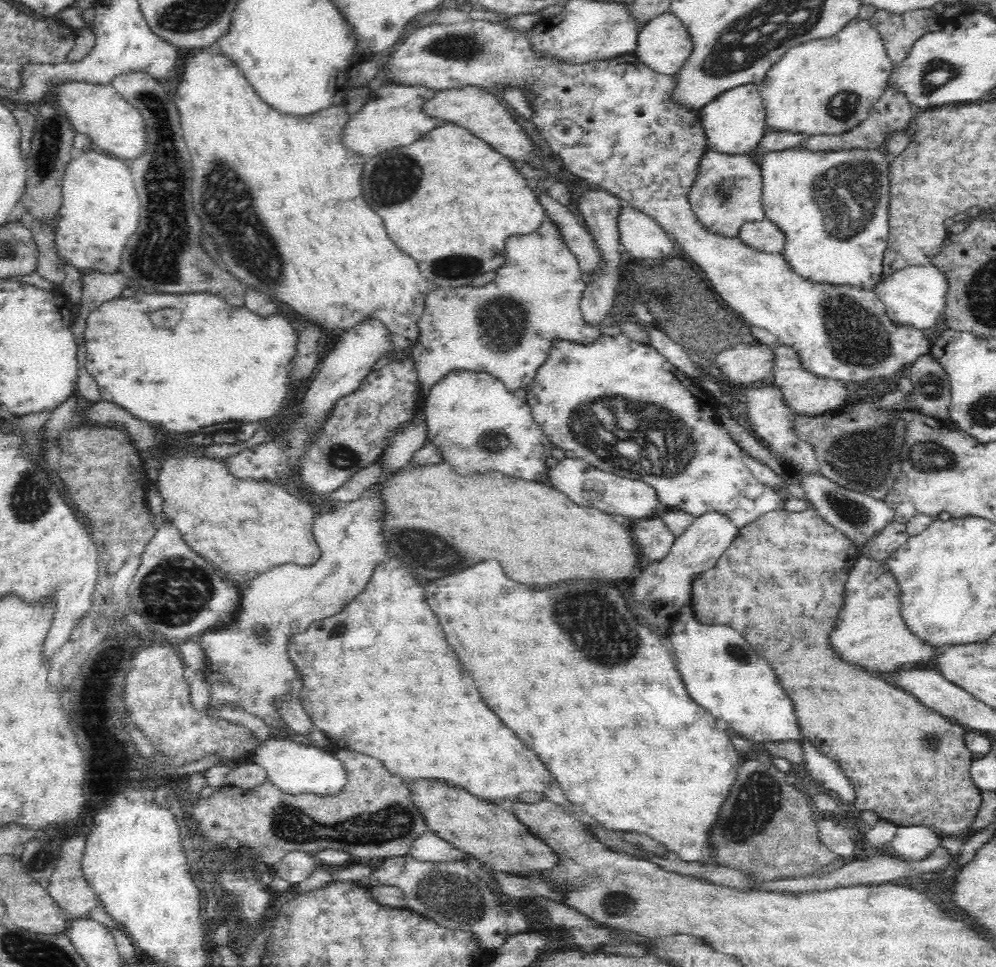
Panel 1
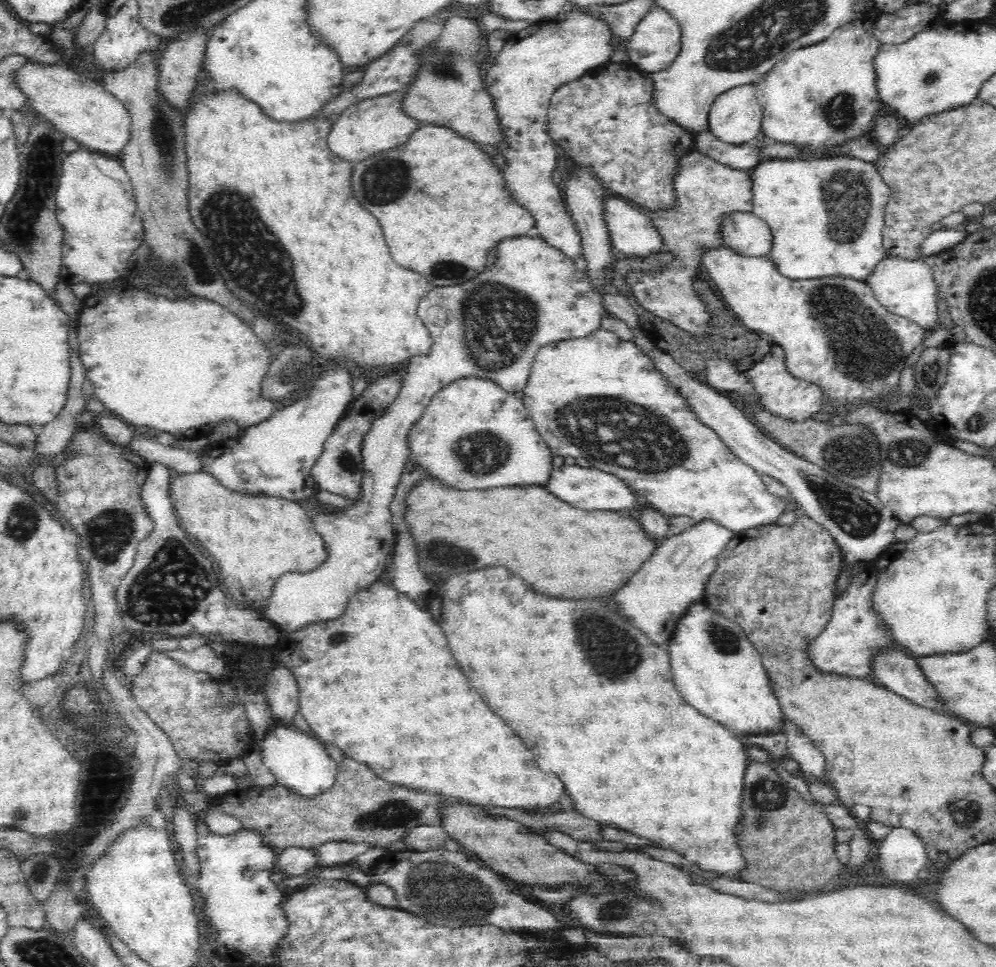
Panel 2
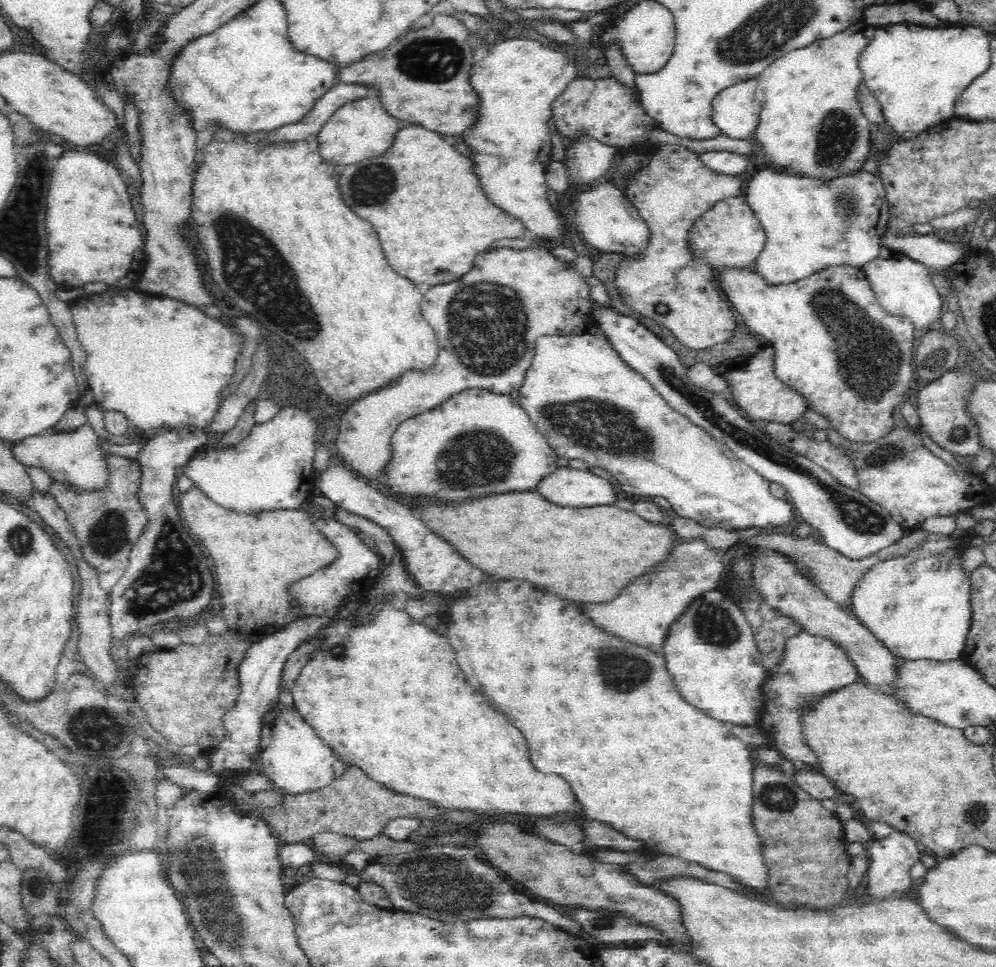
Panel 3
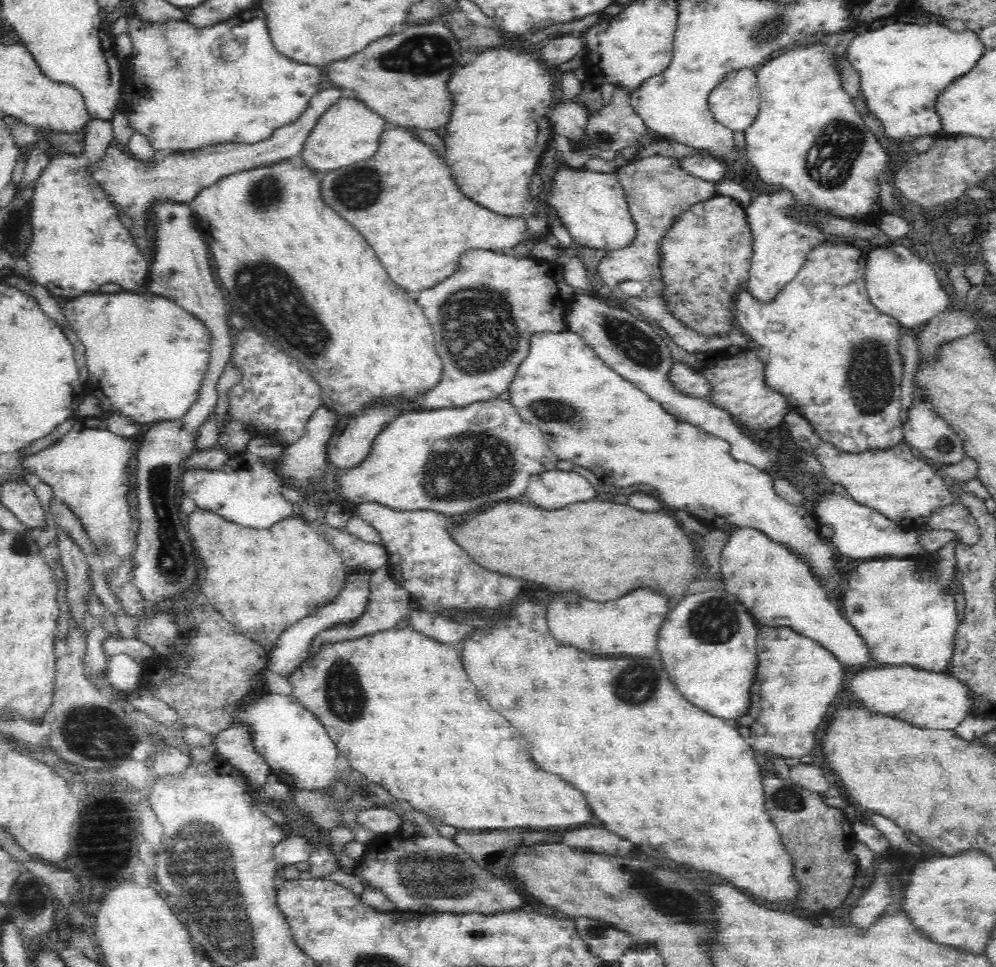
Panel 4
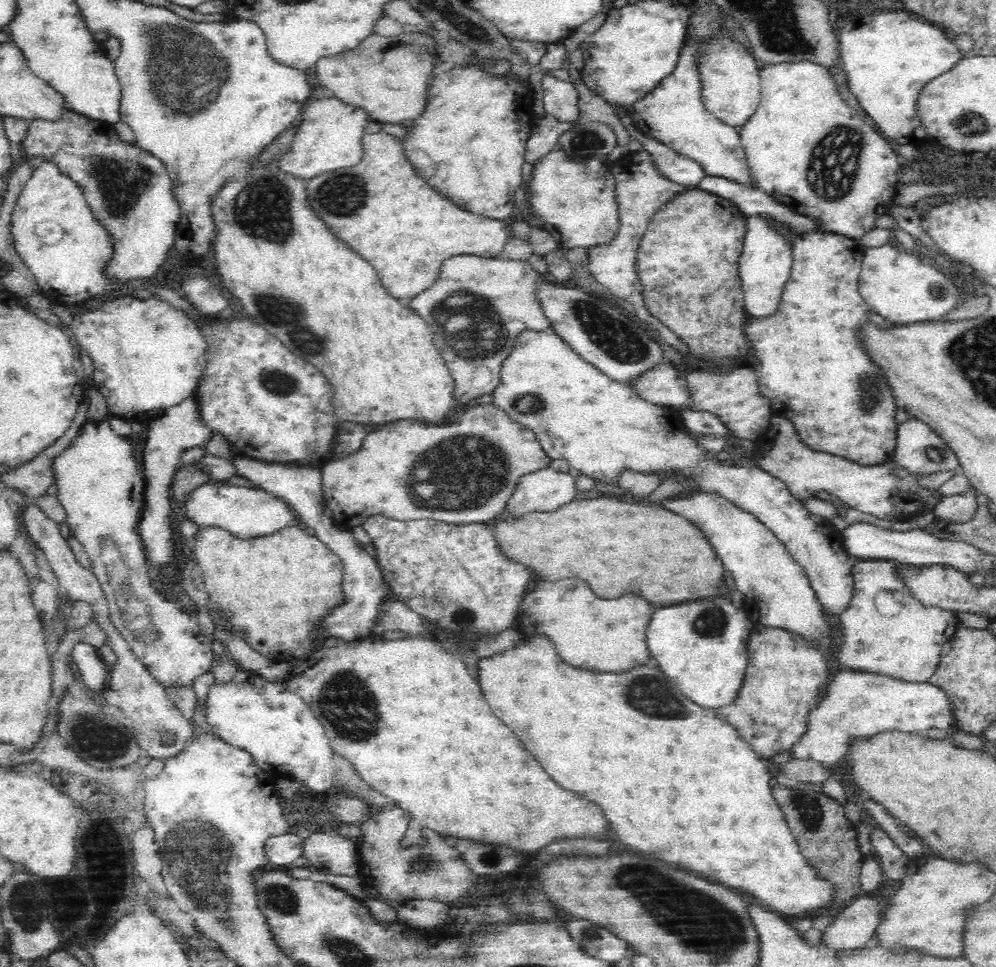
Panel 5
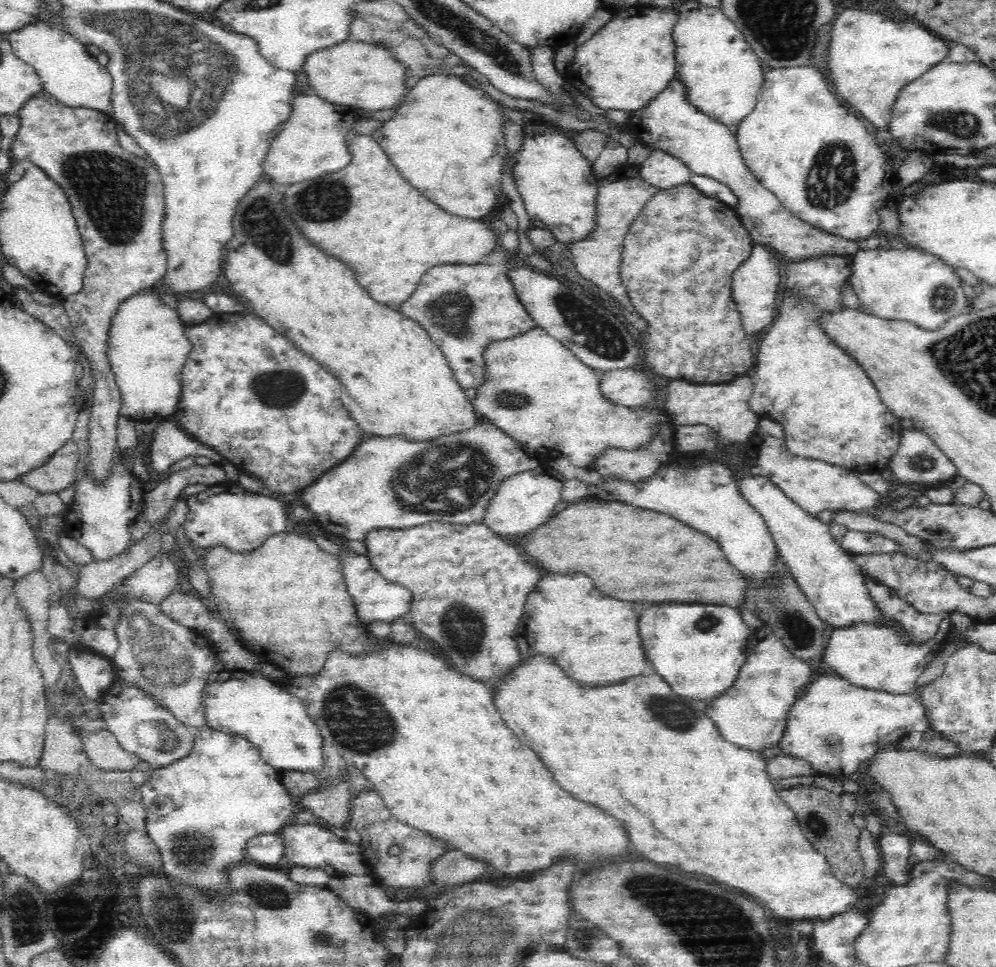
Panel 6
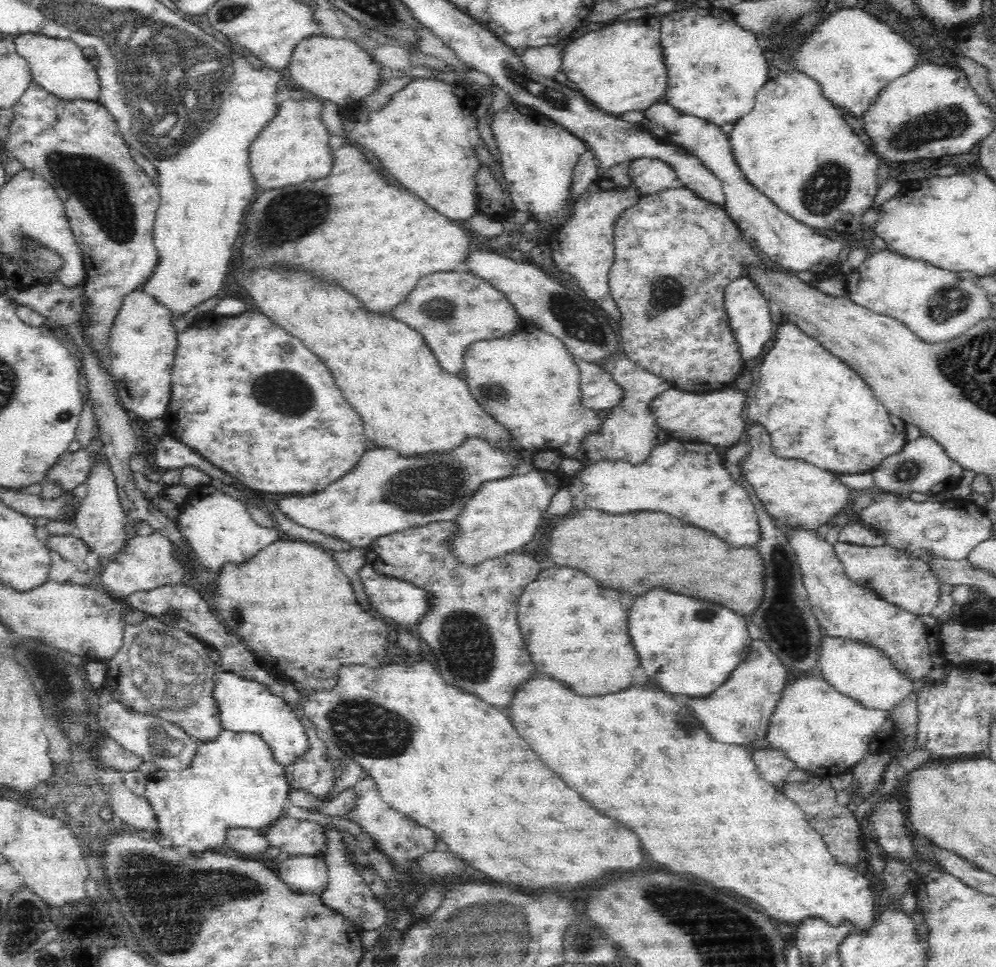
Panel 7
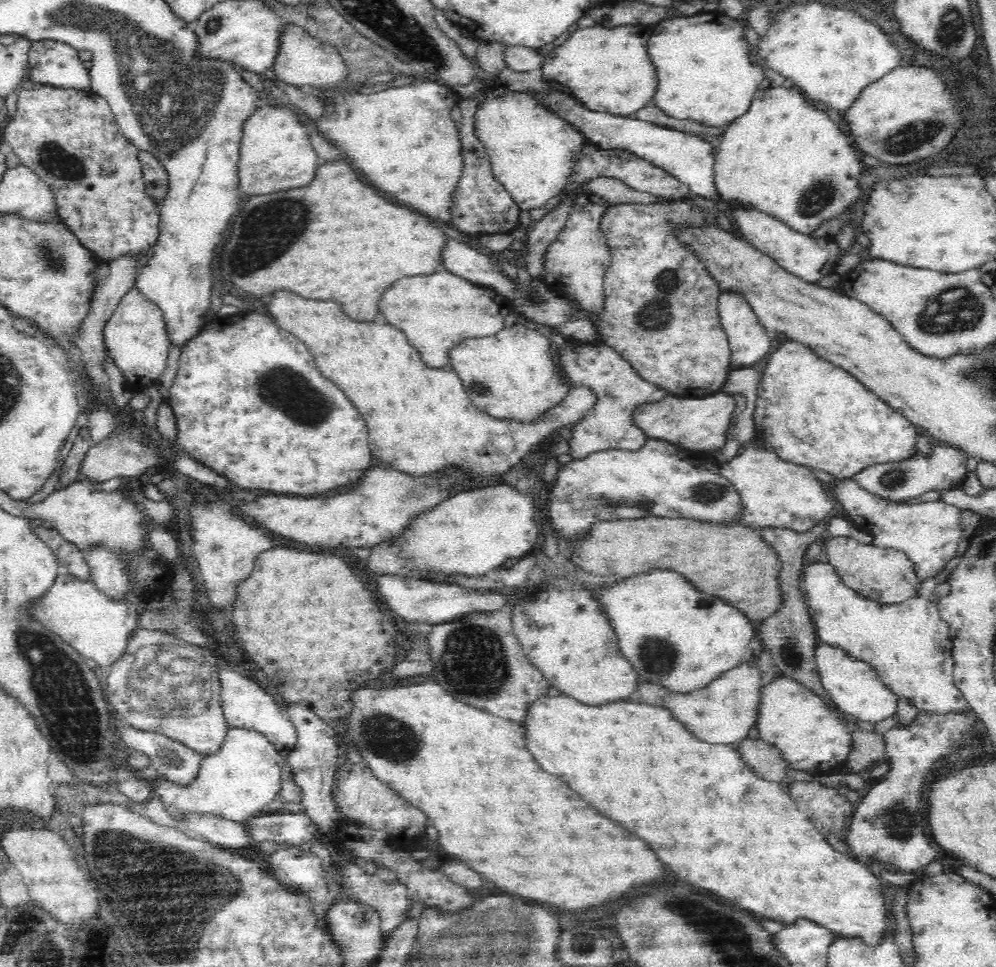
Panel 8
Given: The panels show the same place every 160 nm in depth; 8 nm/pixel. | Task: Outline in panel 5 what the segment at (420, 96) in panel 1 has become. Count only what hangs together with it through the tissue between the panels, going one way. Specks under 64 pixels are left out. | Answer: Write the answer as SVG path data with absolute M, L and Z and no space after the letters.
M336 97L311 98L299 119L299 127L290 150L279 158L280 170L292 176L310 180L339 168L348 168L362 162L363 136L366 125L372 122L369 112L348 105Z

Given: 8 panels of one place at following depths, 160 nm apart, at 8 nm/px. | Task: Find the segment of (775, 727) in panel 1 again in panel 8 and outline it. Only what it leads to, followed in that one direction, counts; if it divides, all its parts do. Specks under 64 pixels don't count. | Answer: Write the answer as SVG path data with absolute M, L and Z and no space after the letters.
M648 572L644 576L618 580L614 588L602 592L598 600L604 604L604 612L610 616L612 628L620 640L624 656L634 664L636 672L648 682L661 684L671 693L694 692L708 686L726 671L736 668L750 650L750 638L754 628L750 619L726 600L698 592L692 584L682 580L674 572Z

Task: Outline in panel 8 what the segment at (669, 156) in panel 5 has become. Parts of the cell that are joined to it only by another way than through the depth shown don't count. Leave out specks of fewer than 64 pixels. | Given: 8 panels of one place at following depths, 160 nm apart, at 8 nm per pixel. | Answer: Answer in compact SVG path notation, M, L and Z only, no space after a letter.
M596 149L592 154L580 155L578 162L573 170L573 175L568 180L562 193L552 200L548 200L544 208L533 208L529 210L530 221L534 223L539 221L546 213L554 208L558 200L563 197L565 193L572 193L575 188L582 184L586 184L592 178L598 176L611 176L612 178L618 178L622 180L626 186L630 186L632 190L639 190L640 192L648 192L655 194L656 196L662 197L663 199L678 198L678 196L687 197L690 196L689 186L674 178L669 172L658 168L655 164L636 156L633 152L628 151L611 151L610 149Z

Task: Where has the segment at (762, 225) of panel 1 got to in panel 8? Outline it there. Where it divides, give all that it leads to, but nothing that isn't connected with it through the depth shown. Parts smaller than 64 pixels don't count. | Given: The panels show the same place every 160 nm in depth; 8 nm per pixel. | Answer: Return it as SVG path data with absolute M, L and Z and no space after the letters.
M678 196L650 204L617 204L610 207L601 220L601 231L611 250L611 263L604 277L606 309L597 322L602 342L630 362L643 380L680 397L705 397L718 392L730 372L729 341L718 318L722 288L706 272L706 266L694 250L690 250L689 244L681 242L677 236L680 229L694 227L720 226L717 218L695 204L691 196Z

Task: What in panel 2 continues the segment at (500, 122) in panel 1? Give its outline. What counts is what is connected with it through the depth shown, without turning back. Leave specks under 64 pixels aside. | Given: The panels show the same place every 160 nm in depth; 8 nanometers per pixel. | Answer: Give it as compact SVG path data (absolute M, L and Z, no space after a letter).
M458 14L442 22L443 27L435 47L425 52L423 65L417 72L415 81L404 90L404 112L421 124L446 126L468 140L500 146L500 142L505 143L506 135L494 100L485 89L478 68L482 28L470 16Z

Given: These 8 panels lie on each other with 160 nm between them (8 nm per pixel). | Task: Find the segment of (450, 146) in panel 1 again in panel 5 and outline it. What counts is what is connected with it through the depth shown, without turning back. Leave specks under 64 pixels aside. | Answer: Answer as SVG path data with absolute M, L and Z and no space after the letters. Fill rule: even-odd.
M546 115L541 119L537 118L536 124L532 128L532 134L527 140L526 162L533 166L540 162L547 154L557 148L560 136L566 130L570 130L573 125L564 124L552 115ZM383 130L366 133L363 147L362 162L310 179L307 182L308 200L314 212L318 212L318 216L330 224L338 238L350 244L364 260L370 260L384 288L390 296L401 300L402 305L409 306L415 296L434 284L446 259L462 254L498 257L513 237L504 219L490 218L460 208L426 184L426 180L416 174L404 152L404 144L395 135Z

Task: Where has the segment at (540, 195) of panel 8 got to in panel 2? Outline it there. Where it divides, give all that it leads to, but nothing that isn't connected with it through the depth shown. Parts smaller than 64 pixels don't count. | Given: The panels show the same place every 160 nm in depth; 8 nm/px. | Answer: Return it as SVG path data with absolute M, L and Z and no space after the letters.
M609 195L605 200L605 219L611 243L627 257L660 252L663 240L647 212L632 203Z

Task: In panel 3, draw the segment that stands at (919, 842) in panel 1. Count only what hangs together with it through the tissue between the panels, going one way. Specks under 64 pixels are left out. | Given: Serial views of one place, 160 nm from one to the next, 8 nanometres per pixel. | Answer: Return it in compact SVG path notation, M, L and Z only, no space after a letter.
M894 829L890 836L883 839L877 839L873 842L869 854L869 867L866 874L867 892L871 900L884 900L896 896L894 892L904 892L912 886L912 877L910 868L917 862L920 862L921 852L918 850L917 840L914 840L906 832Z

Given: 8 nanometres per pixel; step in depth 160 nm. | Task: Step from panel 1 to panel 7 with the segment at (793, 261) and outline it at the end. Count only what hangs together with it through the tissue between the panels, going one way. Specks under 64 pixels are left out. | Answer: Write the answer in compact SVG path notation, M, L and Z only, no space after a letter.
M744 273L728 284L724 300L726 300L726 312L730 316L730 326L734 330L736 341L740 344L742 358L744 360L756 358L764 350L766 342L773 337L772 328L774 328L769 303L762 294L762 289L758 288L756 281L748 273Z

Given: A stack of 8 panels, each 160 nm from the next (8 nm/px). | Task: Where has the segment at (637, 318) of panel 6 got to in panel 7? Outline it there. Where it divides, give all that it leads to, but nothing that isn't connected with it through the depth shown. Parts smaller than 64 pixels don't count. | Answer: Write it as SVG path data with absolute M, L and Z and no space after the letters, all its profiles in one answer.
M605 177L594 180L586 188L586 192L575 200L570 222L557 229L548 240L553 250L552 258L558 268L578 279L582 289L577 288L577 290L596 307L610 315L612 320L620 323L624 317L609 288L609 272L615 261L615 224L620 215L633 207L642 196L644 196L643 192L640 192L633 182L630 182L630 186L613 186Z

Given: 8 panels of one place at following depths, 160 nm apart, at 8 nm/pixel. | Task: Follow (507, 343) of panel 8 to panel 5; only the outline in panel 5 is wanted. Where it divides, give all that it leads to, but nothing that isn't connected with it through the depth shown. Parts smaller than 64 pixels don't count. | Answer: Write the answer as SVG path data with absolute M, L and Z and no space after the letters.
M552 327L540 332L526 330L518 336L518 344L502 365L502 380L493 395L493 403L498 408L505 410L514 422L528 426L536 433L542 449L551 459L564 458L570 467L598 482L617 485L619 476L626 471L662 476L680 474L696 488L694 493L714 493L734 503L742 511L754 515L785 544L793 559L803 566L828 615L839 615L848 608L854 590L852 568L856 558L845 551L840 531L834 529L827 519L808 512L782 480L768 474L760 466L748 468L720 462L714 457L714 452L704 449L686 430L677 408L652 404L626 383L611 380L568 346Z

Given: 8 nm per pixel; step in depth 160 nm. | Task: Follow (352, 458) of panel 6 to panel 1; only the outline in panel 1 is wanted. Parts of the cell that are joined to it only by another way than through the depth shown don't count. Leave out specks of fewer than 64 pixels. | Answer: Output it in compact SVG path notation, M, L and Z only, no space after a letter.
M475 371L450 372L430 388L430 394L424 405L423 413L428 427L427 438L438 445L444 460L450 466L454 466L458 474L498 470L508 476L524 480L547 481L549 469L546 467L546 458L552 456L554 445L543 434L542 427L534 421L528 403L514 396L498 378Z

